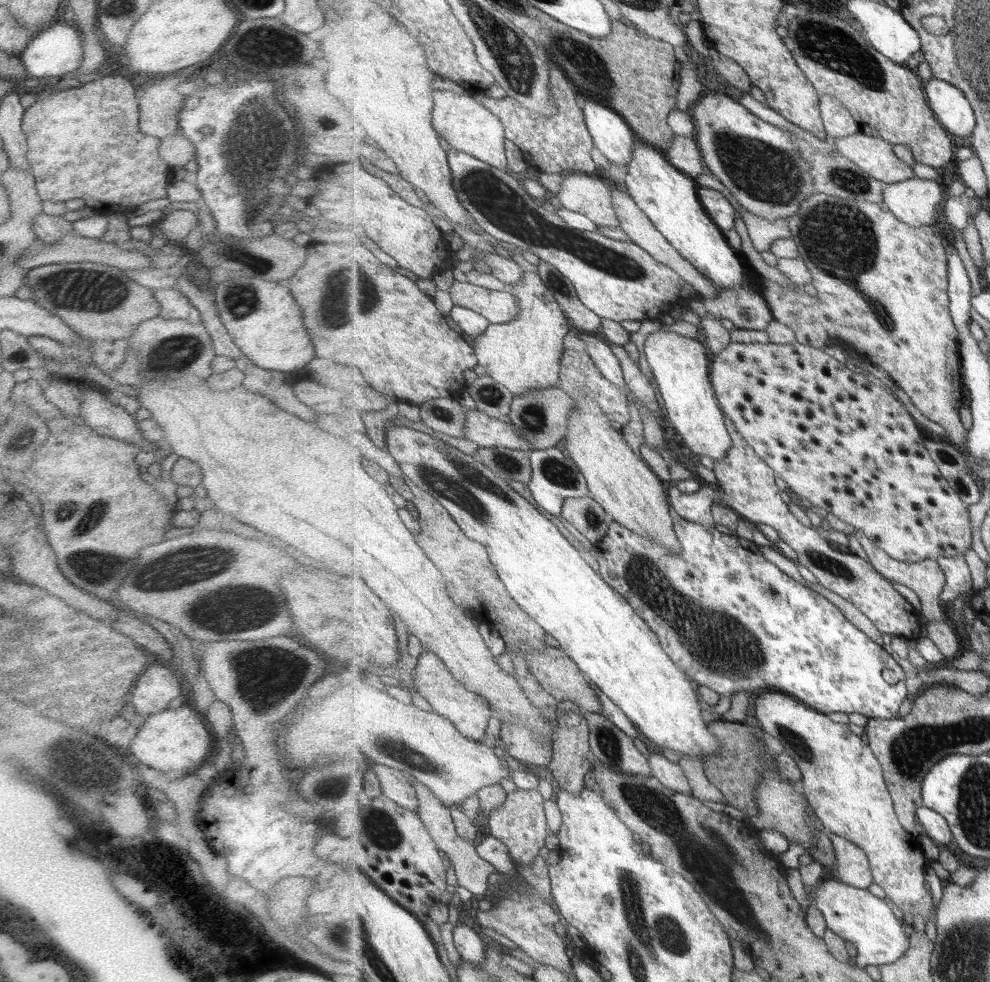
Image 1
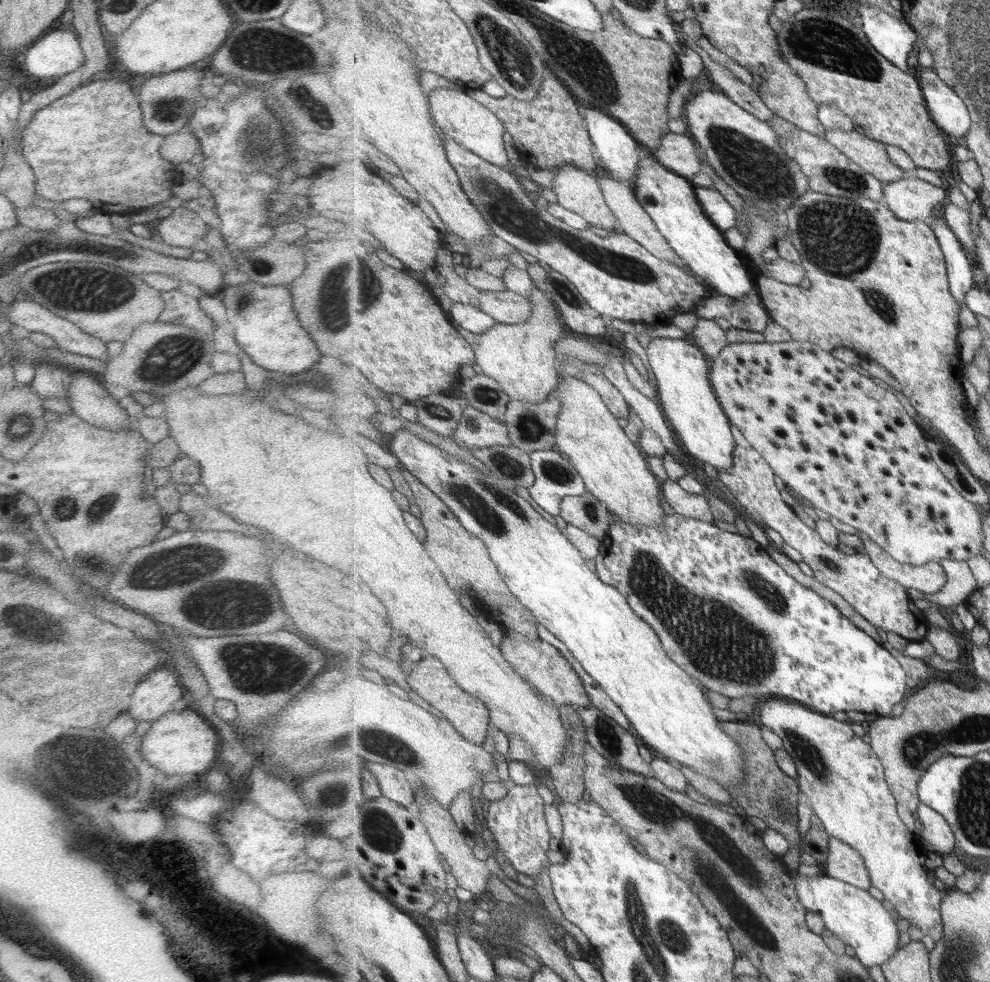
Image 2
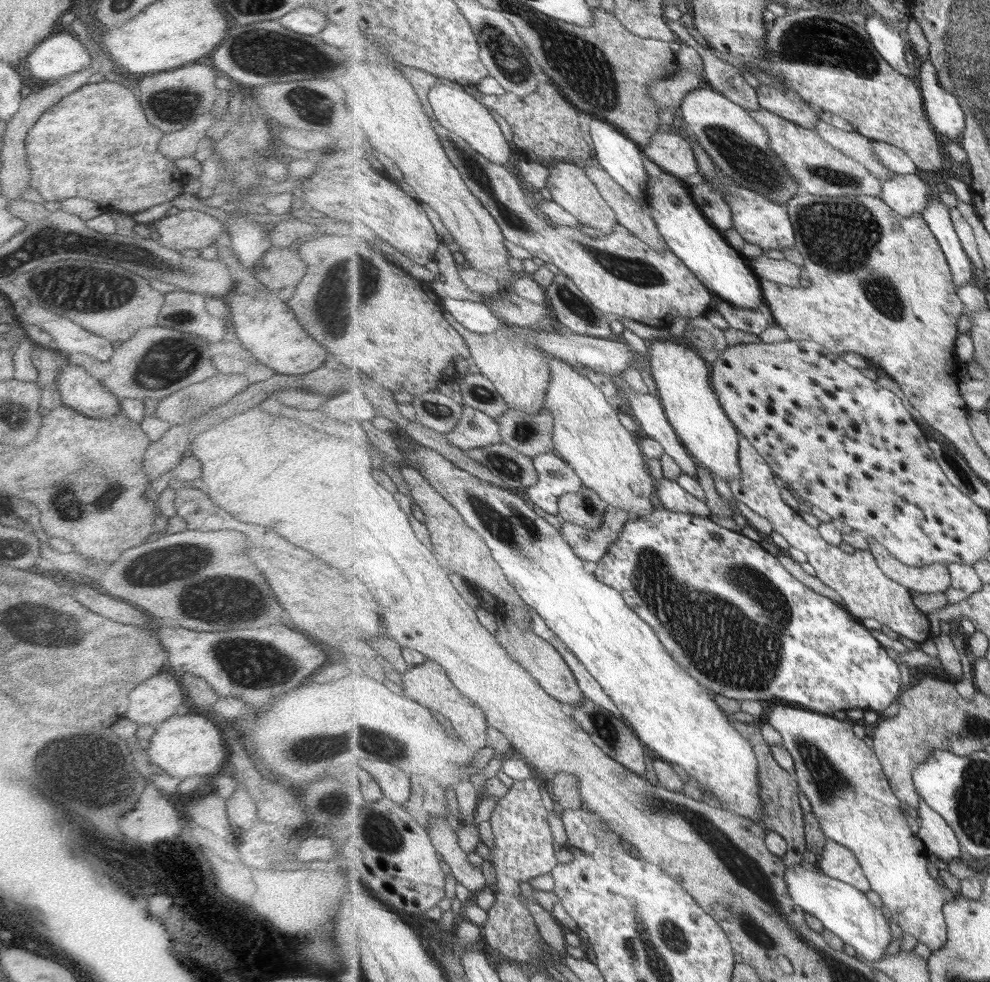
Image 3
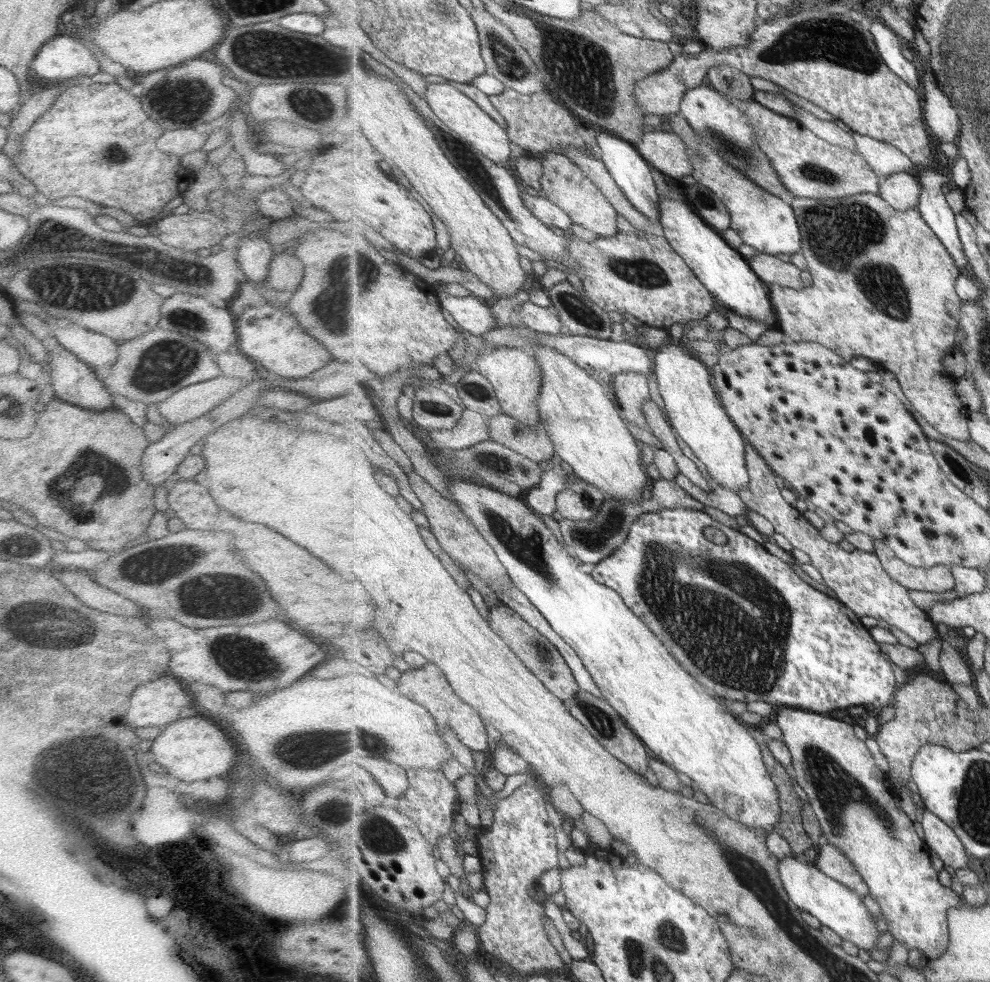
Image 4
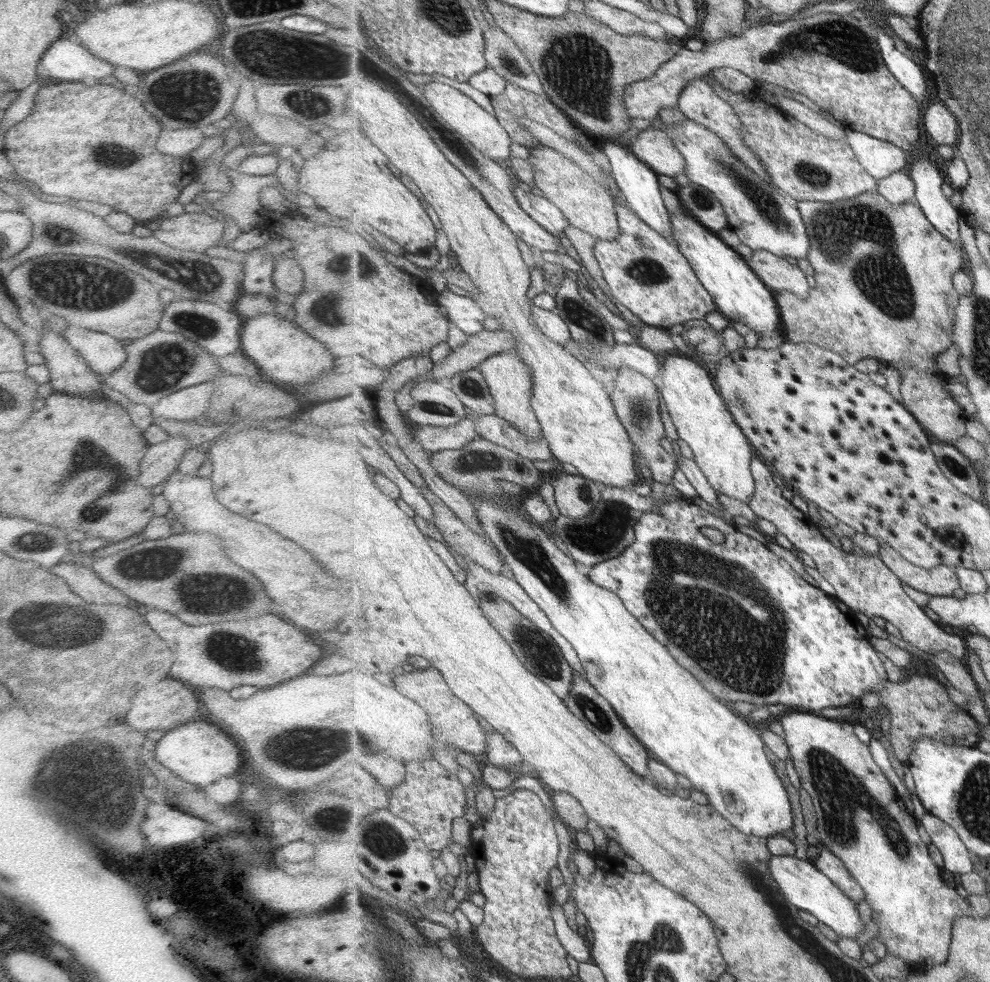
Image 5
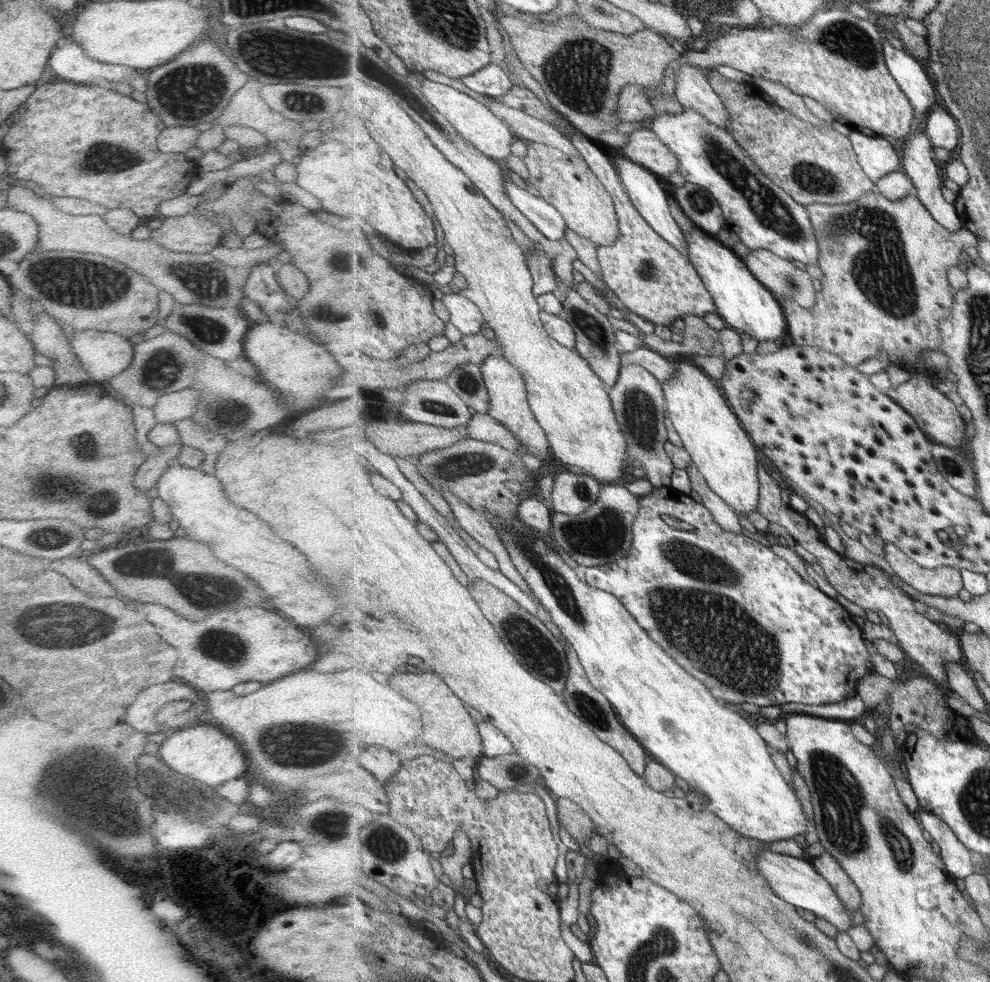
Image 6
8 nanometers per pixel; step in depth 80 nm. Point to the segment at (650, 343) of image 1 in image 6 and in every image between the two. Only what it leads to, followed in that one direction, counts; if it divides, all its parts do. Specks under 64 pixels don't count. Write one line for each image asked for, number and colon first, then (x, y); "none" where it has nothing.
2: (682, 370)
3: (683, 379)
4: (694, 408)
5: (699, 413)
6: (717, 441)

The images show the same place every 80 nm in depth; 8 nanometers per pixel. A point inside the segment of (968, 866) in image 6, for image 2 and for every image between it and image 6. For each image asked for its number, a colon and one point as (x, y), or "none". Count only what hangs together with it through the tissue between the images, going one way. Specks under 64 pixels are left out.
2: (937, 832)
3: (941, 840)
4: (940, 837)
5: (957, 857)

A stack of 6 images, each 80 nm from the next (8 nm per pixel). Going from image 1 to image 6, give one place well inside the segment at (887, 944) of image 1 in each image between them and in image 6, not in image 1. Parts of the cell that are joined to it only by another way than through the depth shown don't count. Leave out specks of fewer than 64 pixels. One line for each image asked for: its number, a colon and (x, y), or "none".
2: (857, 918)
3: (845, 910)
4: (837, 906)
5: (811, 890)
6: (794, 880)

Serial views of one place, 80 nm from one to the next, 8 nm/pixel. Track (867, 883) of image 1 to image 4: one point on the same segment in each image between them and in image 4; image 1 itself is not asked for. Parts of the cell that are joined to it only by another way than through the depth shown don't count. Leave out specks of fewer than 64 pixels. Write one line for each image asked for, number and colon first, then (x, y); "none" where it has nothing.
2: (845, 862)
3: (838, 861)
4: (832, 860)

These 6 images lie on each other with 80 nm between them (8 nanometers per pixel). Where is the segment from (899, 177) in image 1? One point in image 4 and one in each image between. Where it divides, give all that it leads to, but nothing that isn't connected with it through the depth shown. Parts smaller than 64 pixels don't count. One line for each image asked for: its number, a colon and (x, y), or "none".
2: (869, 154)
3: (853, 144)
4: (829, 131)

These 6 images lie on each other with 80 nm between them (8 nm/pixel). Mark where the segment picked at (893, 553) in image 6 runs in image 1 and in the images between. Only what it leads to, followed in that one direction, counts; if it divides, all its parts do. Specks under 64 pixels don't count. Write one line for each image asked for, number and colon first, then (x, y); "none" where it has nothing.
1: (926, 578)
2: (930, 578)
3: (935, 578)
4: (938, 579)
5: (942, 580)

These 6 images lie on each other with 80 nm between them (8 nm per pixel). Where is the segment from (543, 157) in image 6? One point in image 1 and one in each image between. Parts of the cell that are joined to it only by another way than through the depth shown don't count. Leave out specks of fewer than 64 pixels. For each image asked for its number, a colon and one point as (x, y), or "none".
1: (582, 193)
2: (579, 191)
3: (570, 187)
4: (564, 183)
5: (589, 206)

